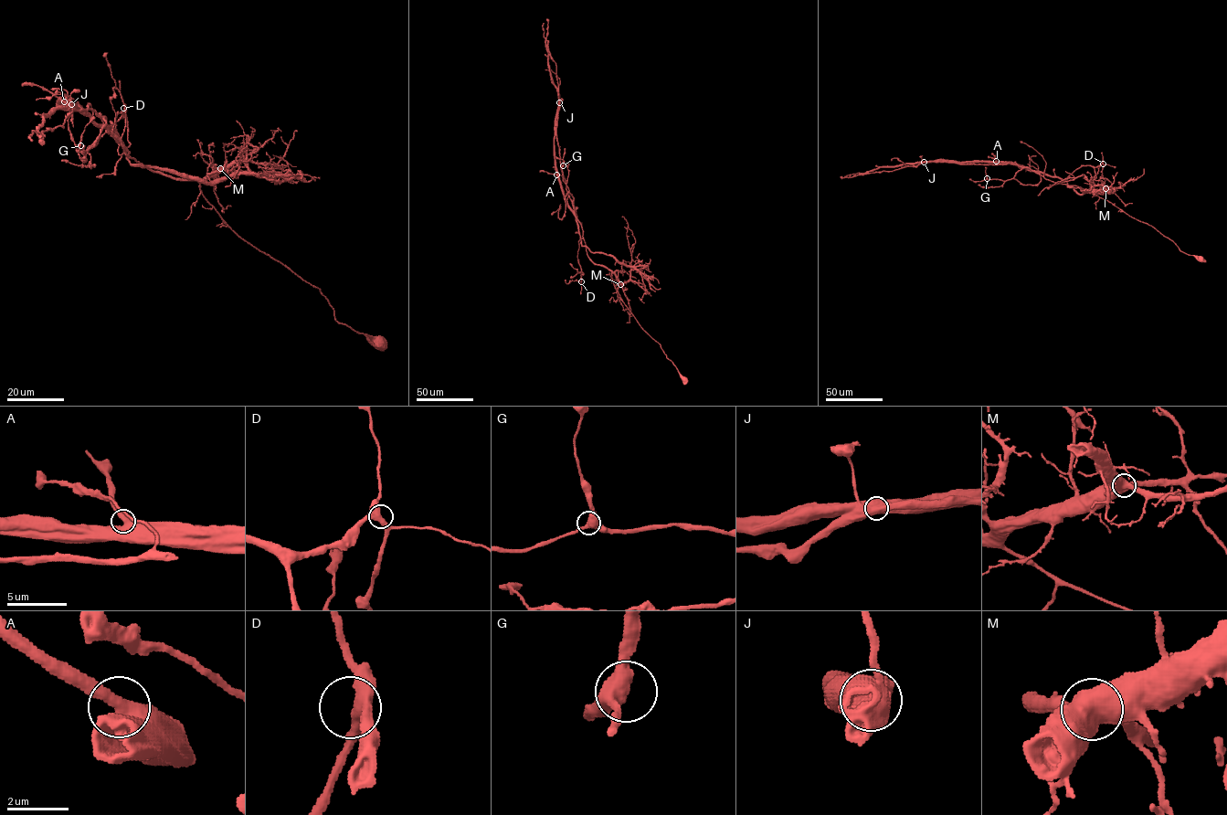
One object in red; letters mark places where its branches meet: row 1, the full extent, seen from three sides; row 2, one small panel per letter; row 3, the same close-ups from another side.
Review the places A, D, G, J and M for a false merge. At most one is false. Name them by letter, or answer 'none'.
J

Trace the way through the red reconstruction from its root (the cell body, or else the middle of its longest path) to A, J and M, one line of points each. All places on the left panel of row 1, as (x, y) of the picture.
A: (379, 344), (339, 322), (318, 288), (236, 233), (198, 181), (137, 163), (106, 127), (64, 101)
J: (379, 344), (339, 322), (318, 288), (236, 233), (198, 181), (137, 163), (104, 119), (63, 107), (71, 104)
M: (379, 344), (339, 322), (318, 288), (242, 239), (223, 220), (200, 190), (200, 185), (220, 168)

